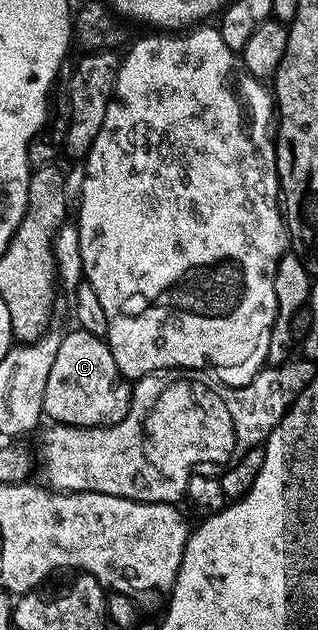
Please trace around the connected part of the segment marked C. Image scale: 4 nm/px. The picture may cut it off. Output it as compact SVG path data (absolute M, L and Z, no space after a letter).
M73 328L62 337L51 364L51 376L47 376L47 388L43 388L44 417L62 426L115 426L129 411L131 390L124 384L108 341Z

